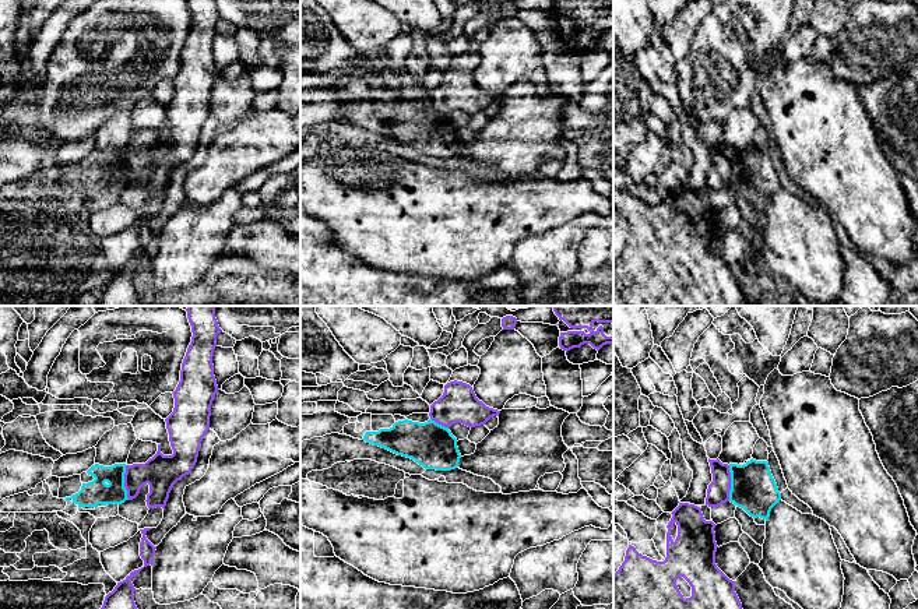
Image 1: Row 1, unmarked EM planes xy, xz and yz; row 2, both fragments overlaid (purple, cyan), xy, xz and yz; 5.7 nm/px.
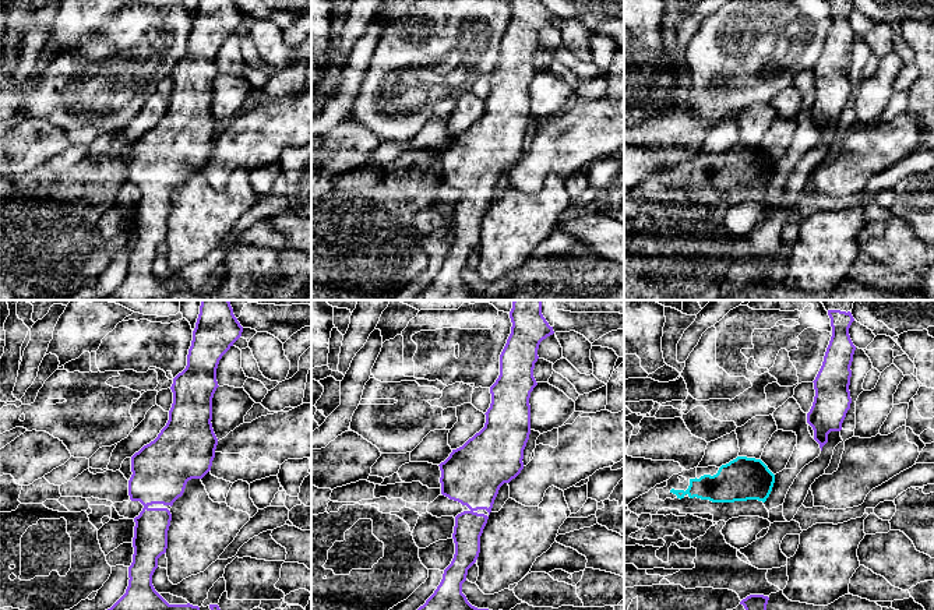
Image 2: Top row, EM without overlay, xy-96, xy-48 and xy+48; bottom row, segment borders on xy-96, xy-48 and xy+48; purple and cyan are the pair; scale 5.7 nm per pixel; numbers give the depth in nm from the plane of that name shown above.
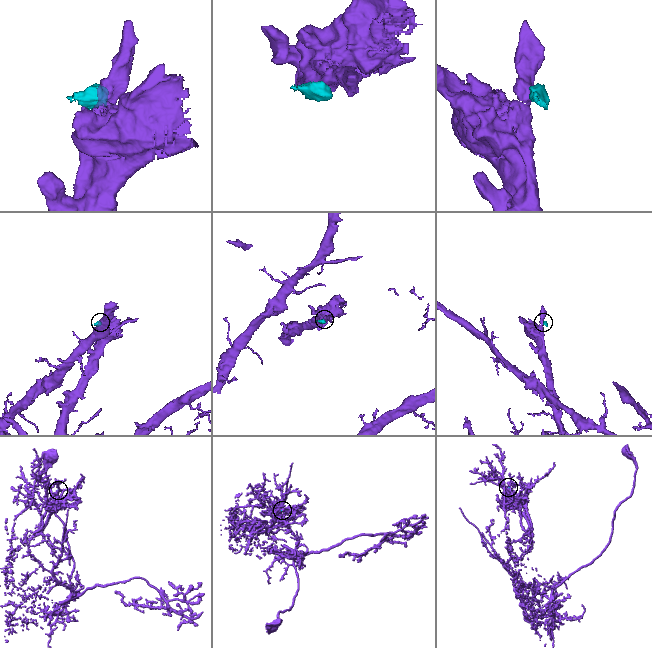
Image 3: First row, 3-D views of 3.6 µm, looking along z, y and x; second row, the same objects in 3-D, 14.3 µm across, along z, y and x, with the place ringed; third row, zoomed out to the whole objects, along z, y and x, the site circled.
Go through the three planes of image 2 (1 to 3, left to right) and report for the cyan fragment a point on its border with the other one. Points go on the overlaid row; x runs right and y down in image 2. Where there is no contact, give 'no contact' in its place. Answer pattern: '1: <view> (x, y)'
1: no contact
2: no contact
3: no contact

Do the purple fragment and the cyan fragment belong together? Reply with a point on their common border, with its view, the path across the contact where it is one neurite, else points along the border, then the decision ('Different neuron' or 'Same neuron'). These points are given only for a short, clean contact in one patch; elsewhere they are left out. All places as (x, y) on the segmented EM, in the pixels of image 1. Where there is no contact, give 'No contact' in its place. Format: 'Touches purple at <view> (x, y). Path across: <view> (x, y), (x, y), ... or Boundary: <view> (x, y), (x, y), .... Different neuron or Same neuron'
Touches purple at yz (730, 483). Boundary: yz (728, 465), (730, 500). Different neuron

